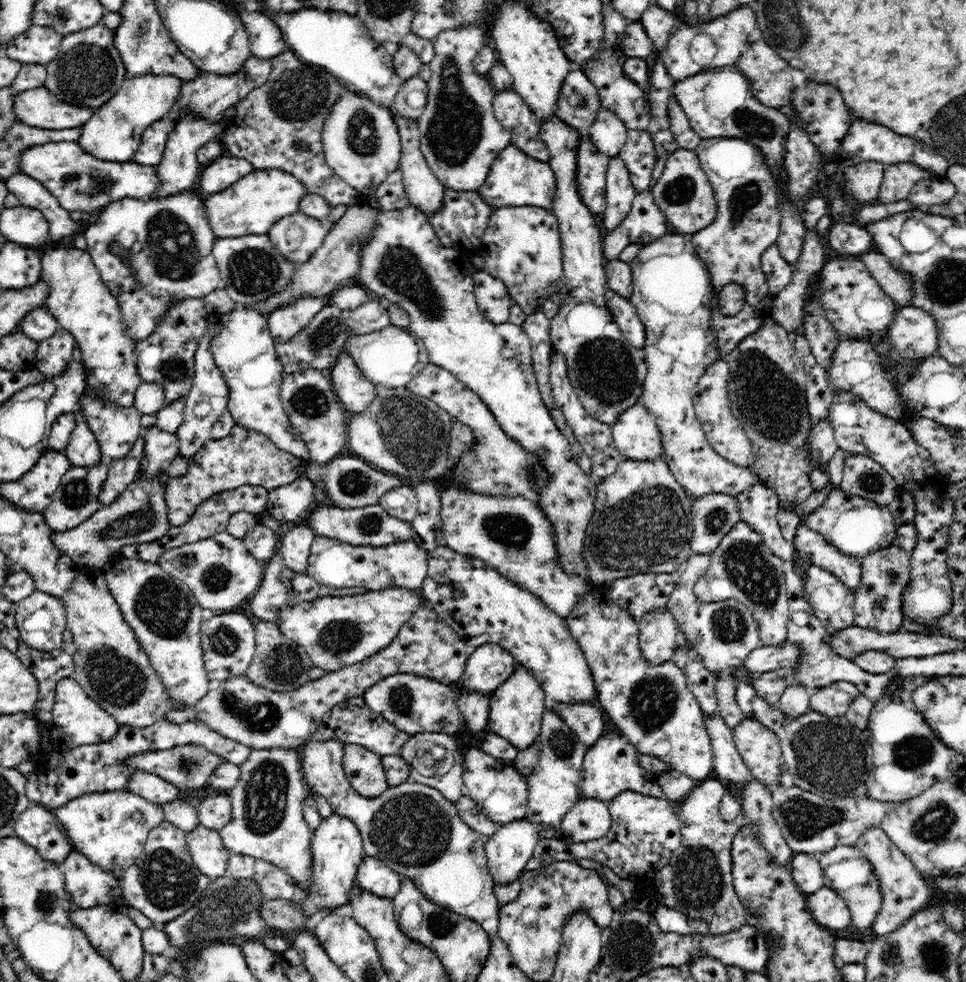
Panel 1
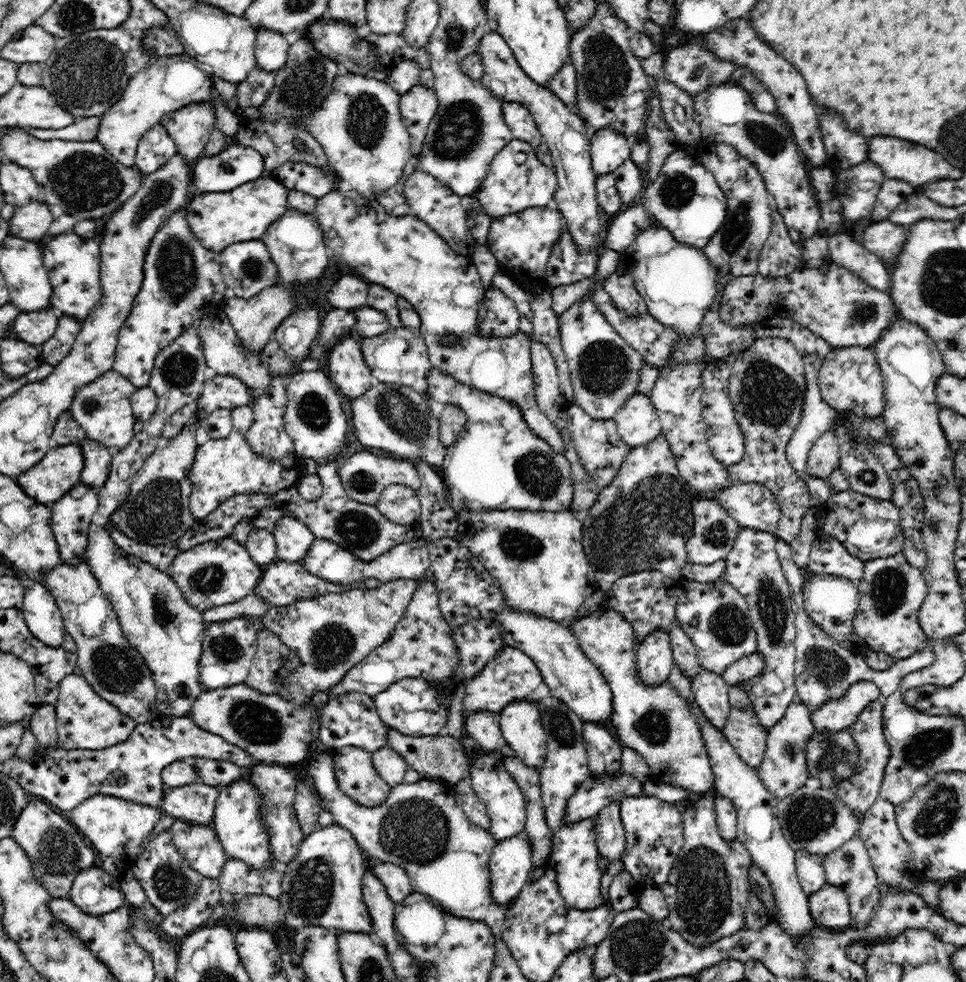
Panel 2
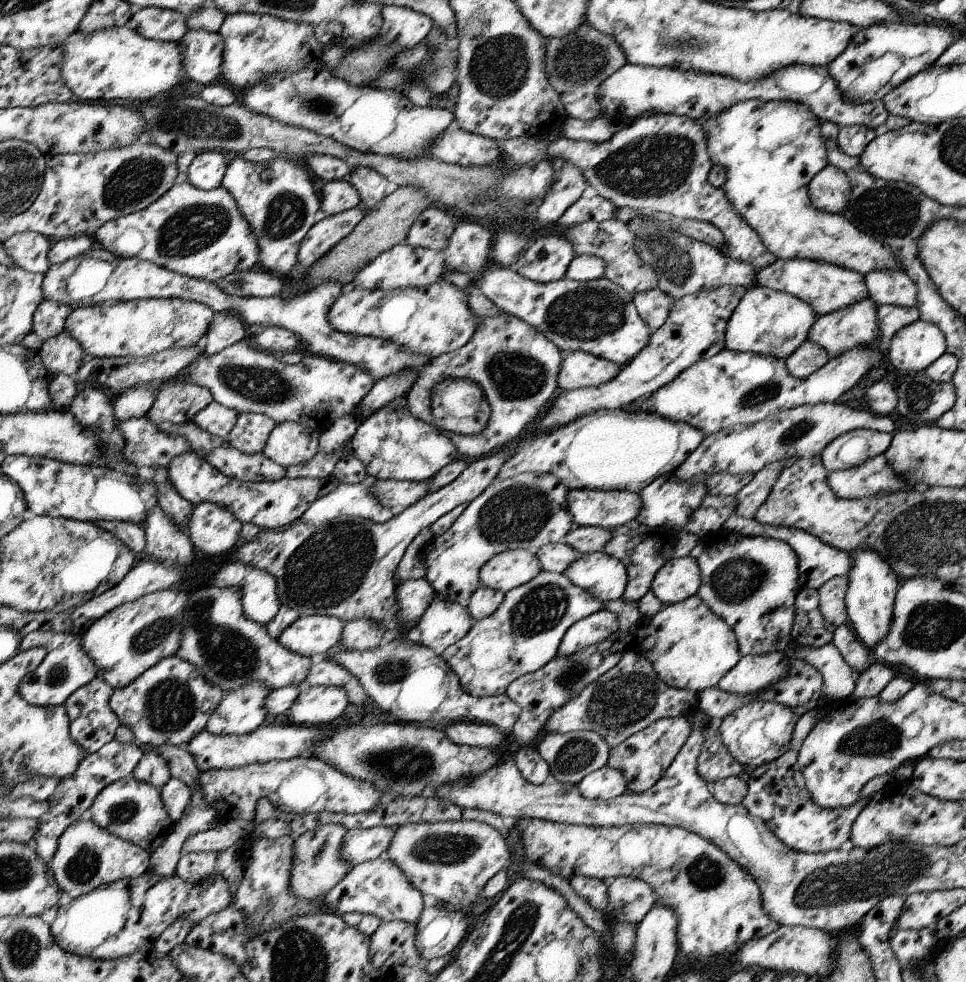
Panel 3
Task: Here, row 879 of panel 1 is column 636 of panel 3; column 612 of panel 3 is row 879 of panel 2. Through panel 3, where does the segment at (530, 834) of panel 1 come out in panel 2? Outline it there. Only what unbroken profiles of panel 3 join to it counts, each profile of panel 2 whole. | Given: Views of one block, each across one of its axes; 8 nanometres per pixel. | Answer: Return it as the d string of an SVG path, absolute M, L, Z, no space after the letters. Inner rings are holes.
M524 834L499 842L489 859L491 895L496 904L510 906L531 878L533 850Z

